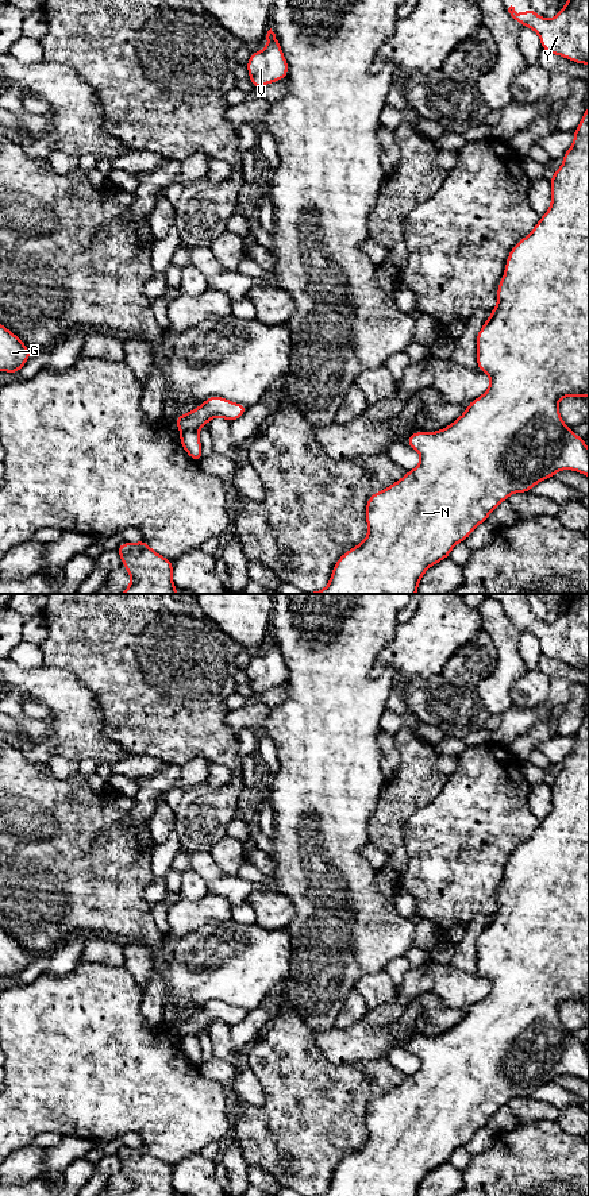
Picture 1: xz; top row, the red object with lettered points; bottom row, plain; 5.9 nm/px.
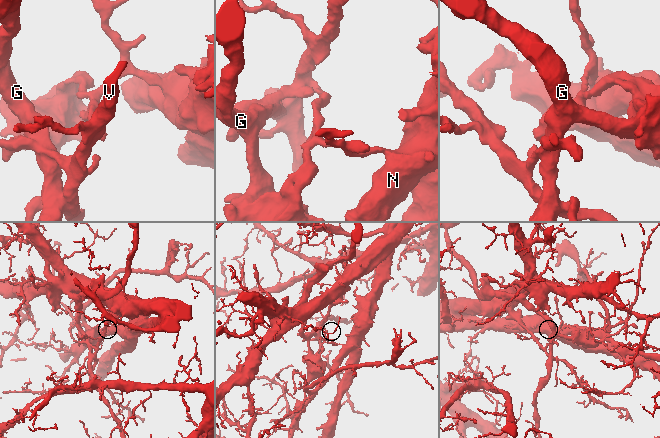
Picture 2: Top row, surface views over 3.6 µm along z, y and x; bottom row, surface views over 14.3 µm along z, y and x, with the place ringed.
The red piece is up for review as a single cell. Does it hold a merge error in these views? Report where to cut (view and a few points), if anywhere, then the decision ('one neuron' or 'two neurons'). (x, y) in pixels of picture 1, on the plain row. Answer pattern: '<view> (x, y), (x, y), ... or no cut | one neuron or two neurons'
xz (196, 1034), (184, 1034), (181, 1037) | two neurons

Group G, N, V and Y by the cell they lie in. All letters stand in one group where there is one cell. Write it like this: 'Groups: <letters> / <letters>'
Groups: G / N V Y

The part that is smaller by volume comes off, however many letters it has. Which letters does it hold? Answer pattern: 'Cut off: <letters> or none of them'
Cut off: G

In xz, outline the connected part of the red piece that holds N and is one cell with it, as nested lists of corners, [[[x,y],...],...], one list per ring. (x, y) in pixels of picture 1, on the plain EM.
[[[589,709],[578,732],[573,736],[574,746],[563,759],[563,769],[550,779],[551,810],[542,819],[531,838],[519,845],[511,854],[504,881],[497,891],[497,910],[486,923],[476,941],[477,973],[490,983],[489,994],[467,1008],[465,1018],[449,1031],[436,1037],[417,1035],[404,1046],[420,1058],[420,1069],[394,1087],[392,1091],[372,1099],[366,1107],[365,1123],[369,1138],[365,1145],[346,1156],[332,1173],[328,1189],[320,1196],[417,1196],[424,1177],[434,1169],[449,1162],[455,1149],[463,1147],[482,1127],[486,1127],[490,1116],[513,1097],[528,1097],[538,1087],[553,1083],[561,1075],[573,1075],[589,1083],[589,1056],[586,1045],[577,1041],[567,1031],[558,1015],[558,1006],[563,1002],[589,1002]]]

